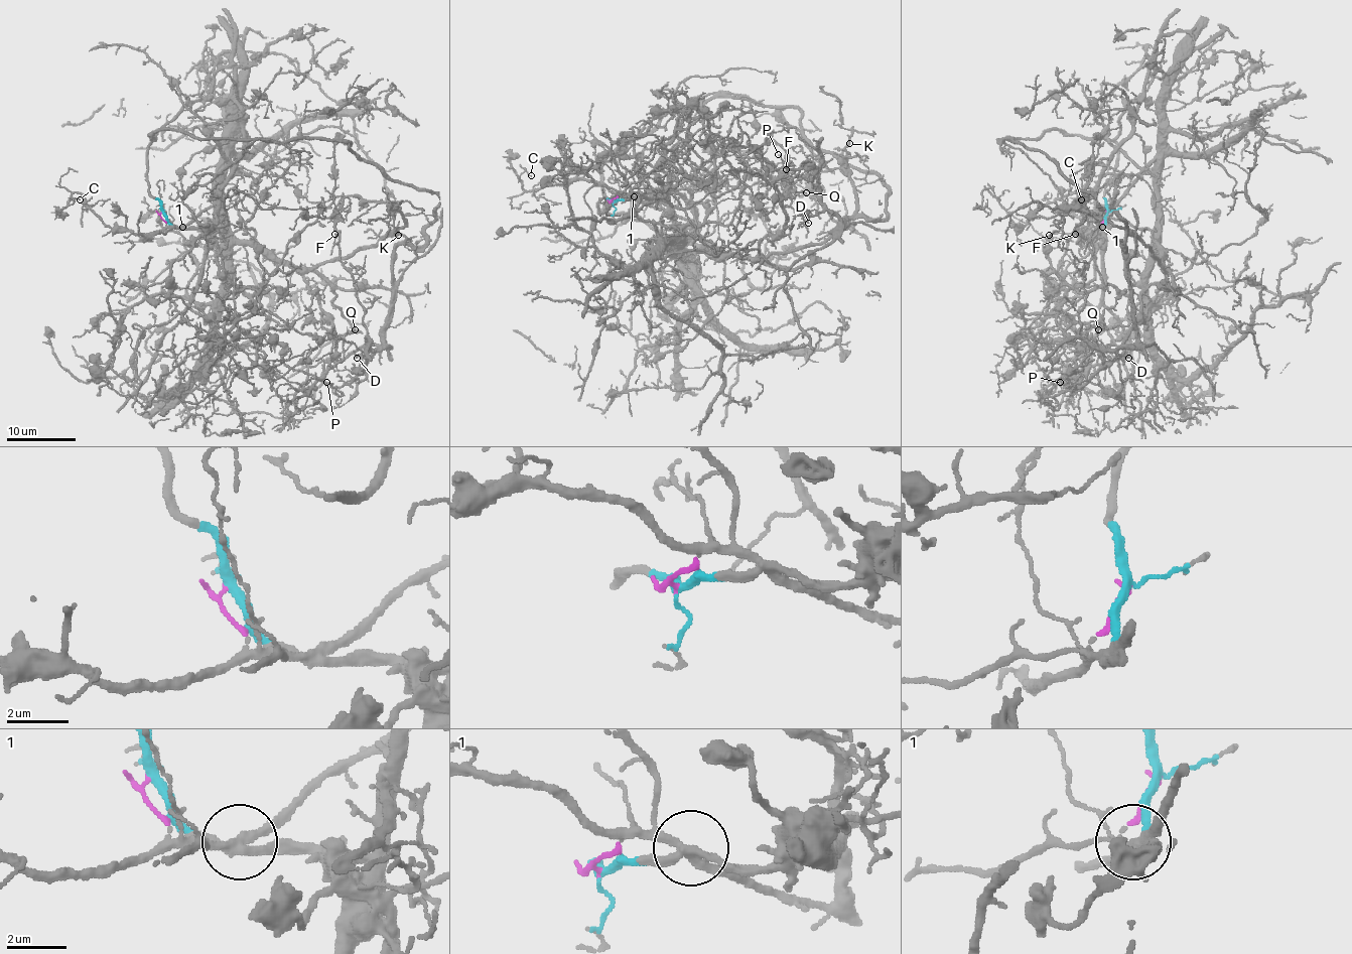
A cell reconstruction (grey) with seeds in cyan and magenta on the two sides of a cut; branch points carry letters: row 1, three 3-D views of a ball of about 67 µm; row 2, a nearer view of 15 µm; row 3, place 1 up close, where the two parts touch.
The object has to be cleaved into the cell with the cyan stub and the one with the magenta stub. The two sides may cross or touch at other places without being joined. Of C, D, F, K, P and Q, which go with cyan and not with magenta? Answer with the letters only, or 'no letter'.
D, F, P

